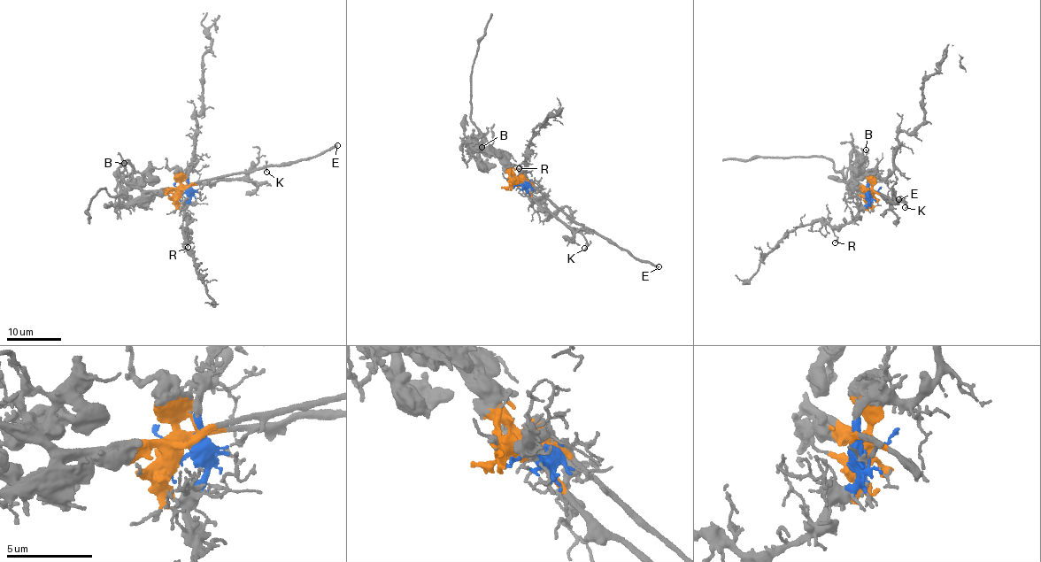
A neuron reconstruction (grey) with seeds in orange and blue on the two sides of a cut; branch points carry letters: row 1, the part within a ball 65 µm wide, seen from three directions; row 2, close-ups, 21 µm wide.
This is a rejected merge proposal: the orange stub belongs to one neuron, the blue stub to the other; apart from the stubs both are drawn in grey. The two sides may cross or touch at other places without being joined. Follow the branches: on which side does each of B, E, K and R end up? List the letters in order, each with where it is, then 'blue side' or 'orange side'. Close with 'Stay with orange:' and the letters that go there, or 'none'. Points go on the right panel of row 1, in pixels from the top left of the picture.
B: place (866, 150); orange side
E: place (898, 199); orange side
K: place (905, 207); orange side
R: place (835, 242); blue side
Stay with orange: B, E, K

